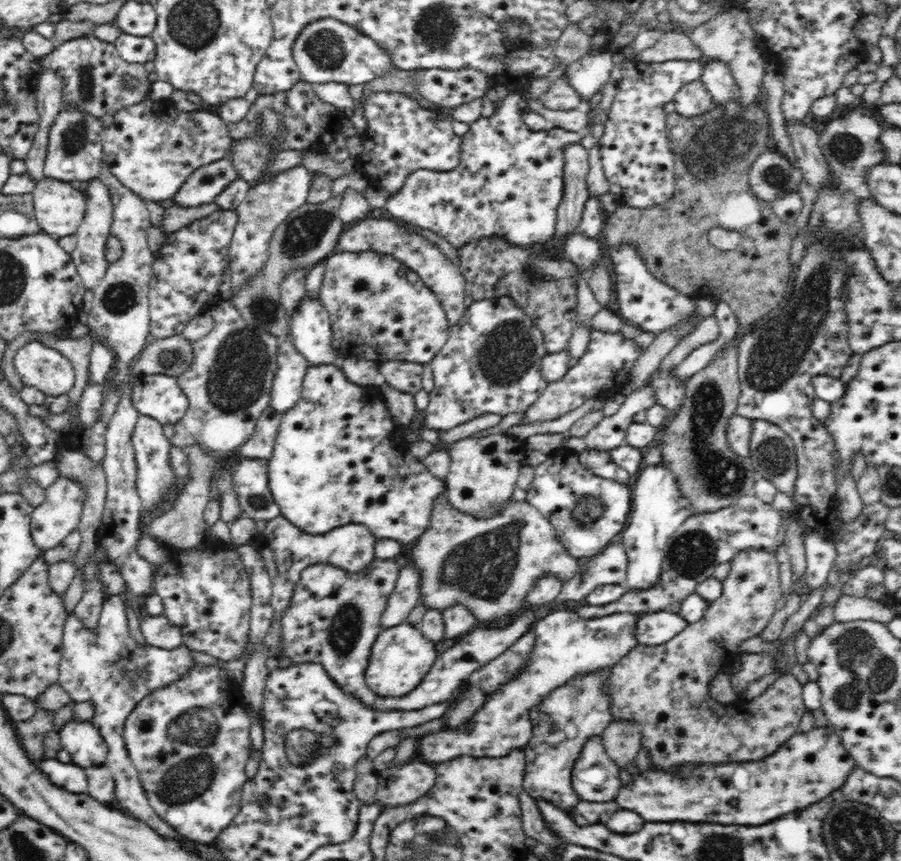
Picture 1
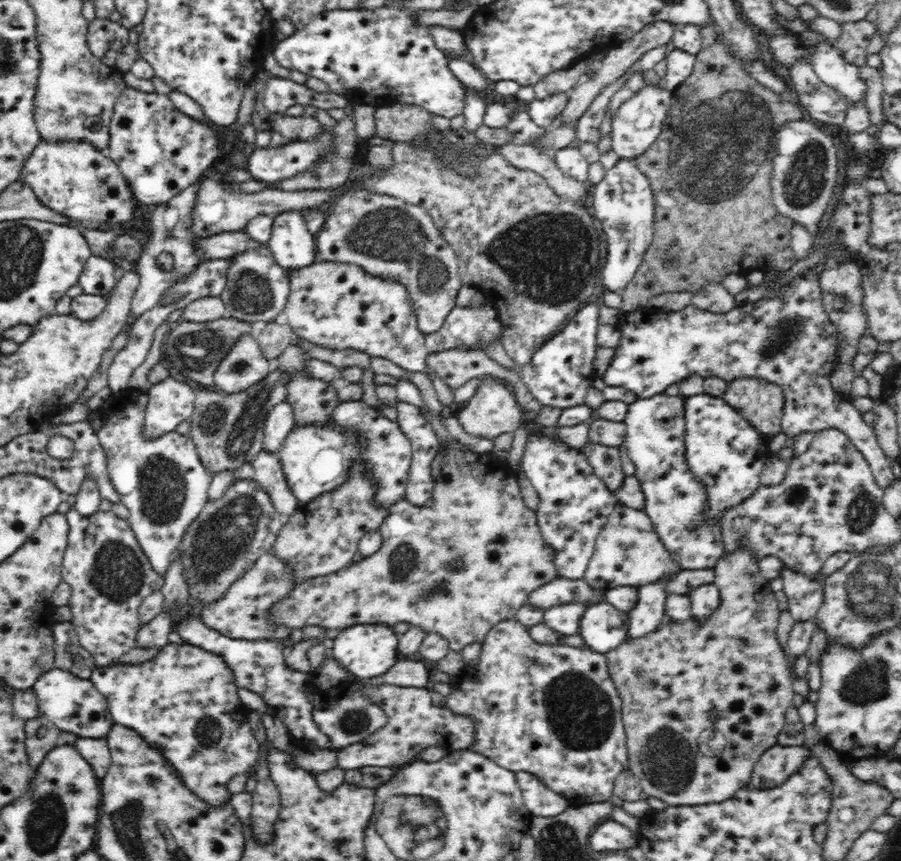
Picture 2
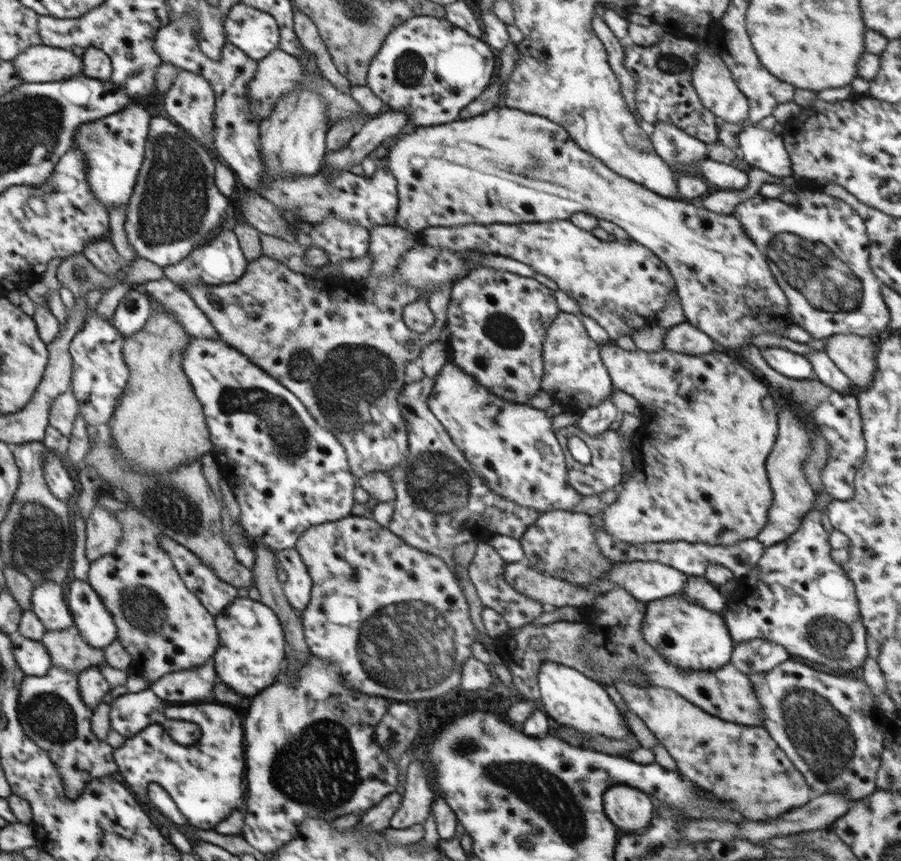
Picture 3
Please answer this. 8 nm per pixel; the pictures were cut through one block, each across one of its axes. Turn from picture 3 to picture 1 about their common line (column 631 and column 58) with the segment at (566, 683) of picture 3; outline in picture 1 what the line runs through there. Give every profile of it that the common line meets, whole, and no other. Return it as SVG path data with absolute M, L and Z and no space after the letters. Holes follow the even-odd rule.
M70 718L58 731L62 748L70 753L72 764L93 767L106 764L108 747L92 721Z

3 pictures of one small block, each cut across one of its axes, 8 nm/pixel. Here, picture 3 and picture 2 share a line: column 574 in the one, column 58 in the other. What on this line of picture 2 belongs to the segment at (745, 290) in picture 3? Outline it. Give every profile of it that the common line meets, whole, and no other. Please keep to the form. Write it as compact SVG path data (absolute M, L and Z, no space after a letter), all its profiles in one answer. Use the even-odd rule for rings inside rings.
M40 140L36 148L32 150L32 154L22 164L20 178L18 179L30 185L42 205L88 229L103 230L104 227L109 227L110 225L122 225L128 222L134 214L135 197L118 165L106 155L106 151L98 151L96 147L86 142L48 143Z

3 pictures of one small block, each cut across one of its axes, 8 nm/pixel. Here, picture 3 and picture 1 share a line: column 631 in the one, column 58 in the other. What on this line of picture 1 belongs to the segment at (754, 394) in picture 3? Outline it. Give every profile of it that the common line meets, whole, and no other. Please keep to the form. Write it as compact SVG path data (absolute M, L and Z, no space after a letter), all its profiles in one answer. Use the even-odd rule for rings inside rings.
M40 341L27 342L17 350L15 369L20 384L34 386L45 395L67 394L74 386L72 363L58 349ZM59 475L54 484L45 490L45 501L34 511L30 530L35 546L41 551L59 546L73 530L78 529L82 508L86 500L86 489L78 481Z

